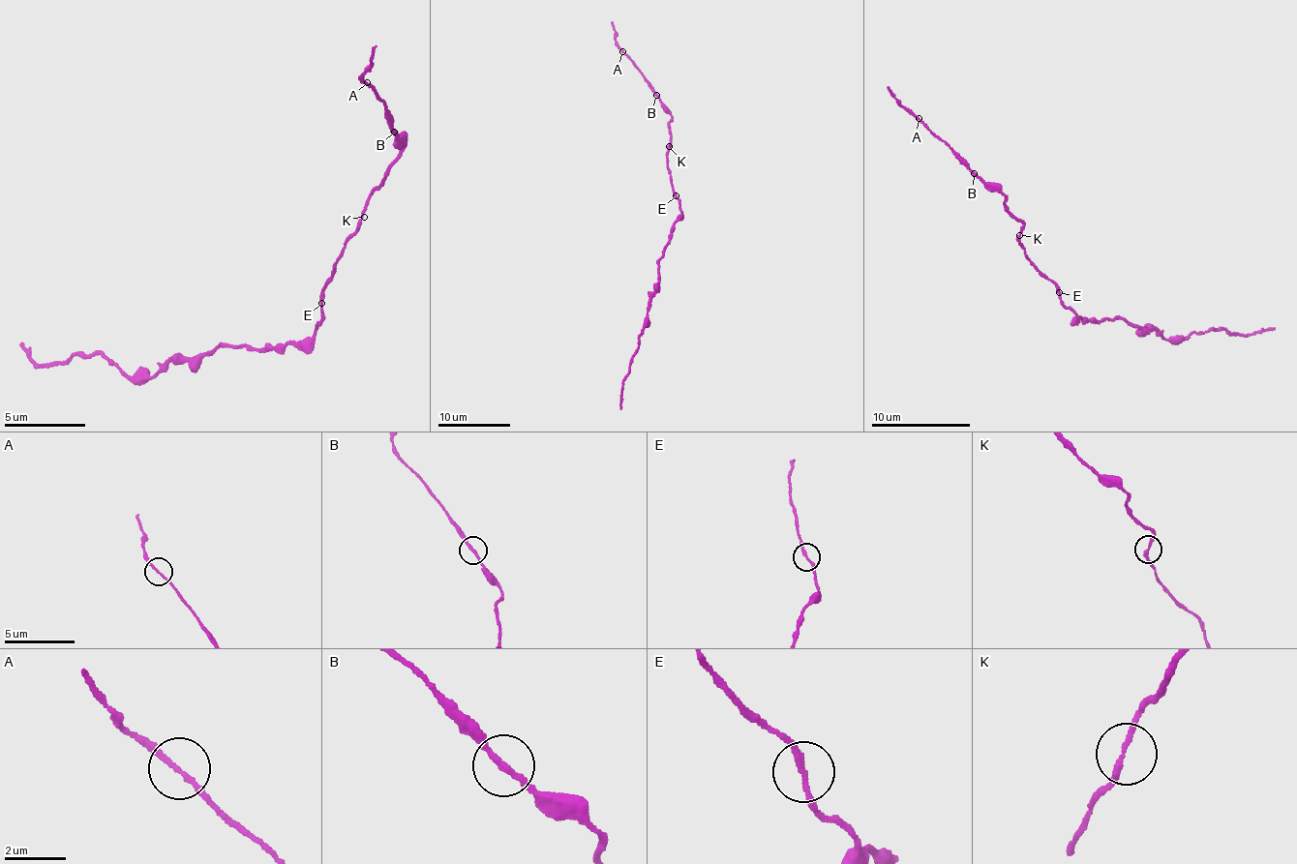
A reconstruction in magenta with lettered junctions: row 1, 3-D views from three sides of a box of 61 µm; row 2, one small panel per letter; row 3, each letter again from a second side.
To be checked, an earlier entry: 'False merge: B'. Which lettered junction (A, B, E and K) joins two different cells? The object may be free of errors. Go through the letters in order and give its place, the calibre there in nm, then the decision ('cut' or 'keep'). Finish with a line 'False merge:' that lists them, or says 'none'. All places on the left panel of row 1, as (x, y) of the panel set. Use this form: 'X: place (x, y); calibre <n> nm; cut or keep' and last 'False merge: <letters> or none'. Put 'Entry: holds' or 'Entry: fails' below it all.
A: place (367, 82); calibre 150 nm; keep
B: place (394, 132); calibre 190 nm; keep
E: place (321, 303); calibre 180 nm; keep
K: place (364, 217); calibre 180 nm; keep
False merge: none
Entry: fails

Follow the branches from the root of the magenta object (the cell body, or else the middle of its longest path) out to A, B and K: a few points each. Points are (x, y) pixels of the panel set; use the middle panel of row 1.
A: (678, 199), (671, 185), (667, 163), (671, 140), (668, 125), (672, 115), (650, 82), (623, 51)
B: (678, 199), (671, 185), (666, 157), (671, 140), (668, 125), (673, 118), (657, 95)
K: (678, 199), (671, 185), (667, 163), (669, 146)

